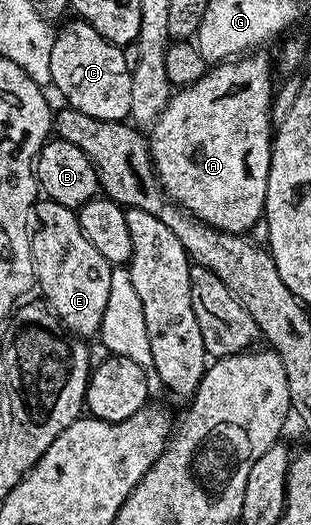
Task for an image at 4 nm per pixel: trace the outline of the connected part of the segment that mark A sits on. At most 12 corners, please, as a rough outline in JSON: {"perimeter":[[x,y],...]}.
{"perimeter":[[210,65],[148,131],[161,189],[216,230],[262,221],[275,70]]}

